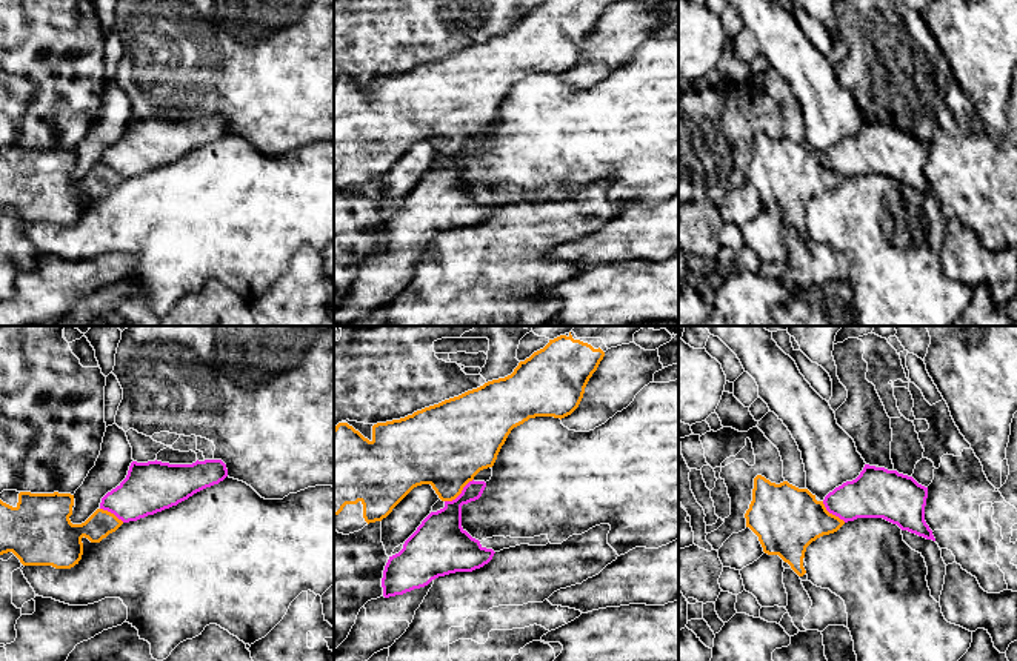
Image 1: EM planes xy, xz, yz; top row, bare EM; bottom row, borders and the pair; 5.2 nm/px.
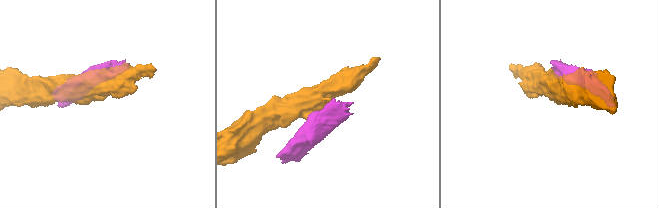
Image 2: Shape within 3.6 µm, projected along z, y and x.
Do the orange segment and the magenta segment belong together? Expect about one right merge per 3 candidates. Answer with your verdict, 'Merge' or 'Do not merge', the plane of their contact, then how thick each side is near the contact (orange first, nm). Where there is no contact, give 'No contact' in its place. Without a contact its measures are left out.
Do not merge. Touches orange in xz. Thickness 420 nm (orange) against 260 nm

